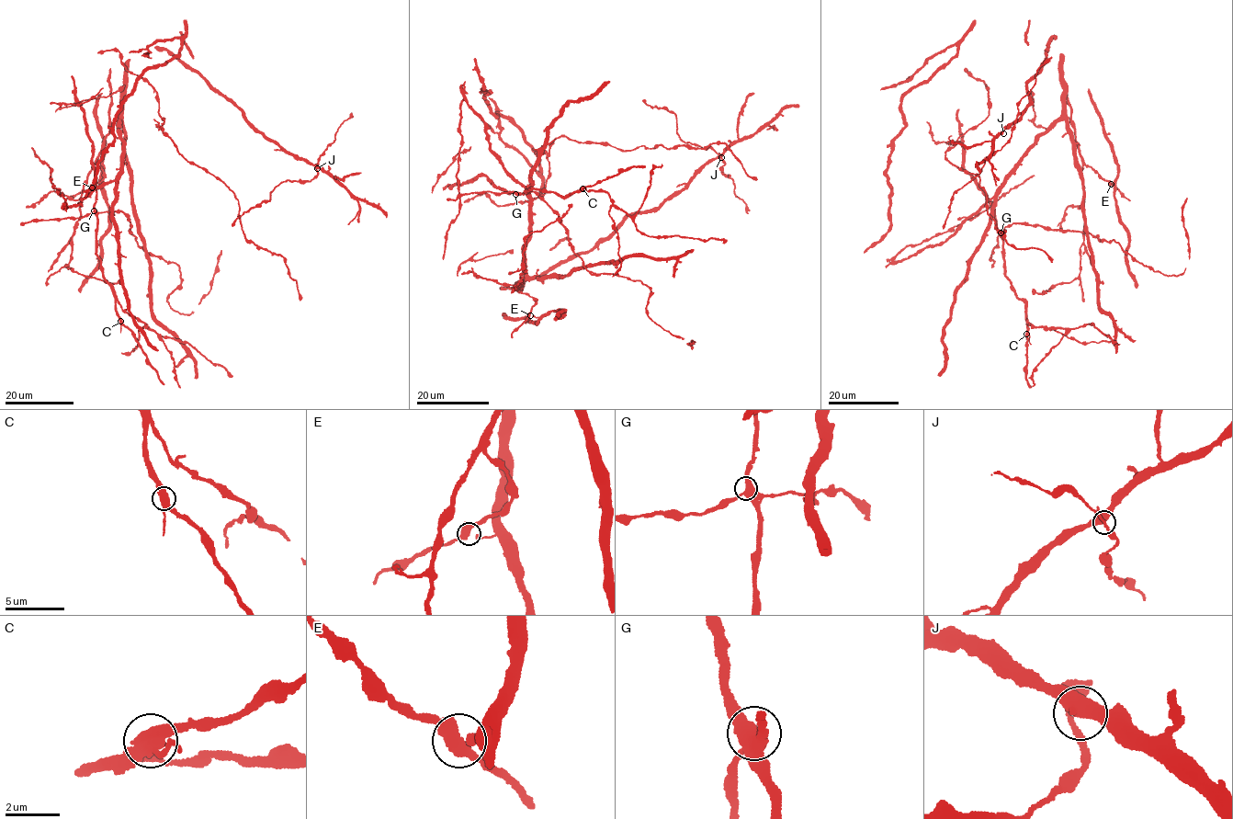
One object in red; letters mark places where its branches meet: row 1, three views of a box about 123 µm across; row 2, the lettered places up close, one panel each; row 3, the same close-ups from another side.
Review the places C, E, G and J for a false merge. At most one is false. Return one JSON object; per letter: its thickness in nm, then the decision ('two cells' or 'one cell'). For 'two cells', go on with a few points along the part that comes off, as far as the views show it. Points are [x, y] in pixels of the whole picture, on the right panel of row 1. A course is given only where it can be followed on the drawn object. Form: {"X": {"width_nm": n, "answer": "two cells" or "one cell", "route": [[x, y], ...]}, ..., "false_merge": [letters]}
{"C": {"width_nm": 440, "answer": "one cell"}, "E": {"width_nm": 420, "answer": "one cell"}, "G": {"width_nm": 440, "answer": "one cell"}, "J": {"width_nm": 420, "answer": "one cell"}, "false_merge": []}

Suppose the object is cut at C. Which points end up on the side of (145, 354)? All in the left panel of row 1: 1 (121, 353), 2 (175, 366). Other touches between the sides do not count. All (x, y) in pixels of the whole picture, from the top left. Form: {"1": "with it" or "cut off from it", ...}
{"1": "cut off from it", "2": "cut off from it"}

